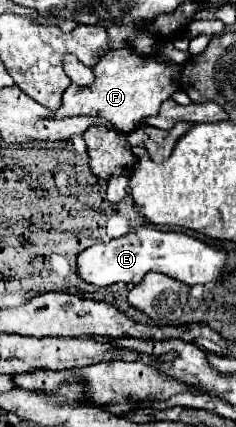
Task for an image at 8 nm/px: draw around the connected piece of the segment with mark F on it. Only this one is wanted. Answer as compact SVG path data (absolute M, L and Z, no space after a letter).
M134 49L108 51L94 67L96 81L90 87L76 87L74 83L64 91L62 107L56 117L66 115L98 115L120 131L130 133L140 119L154 117L160 111L162 101L170 99L180 83L180 65L170 65L158 57L142 57Z

